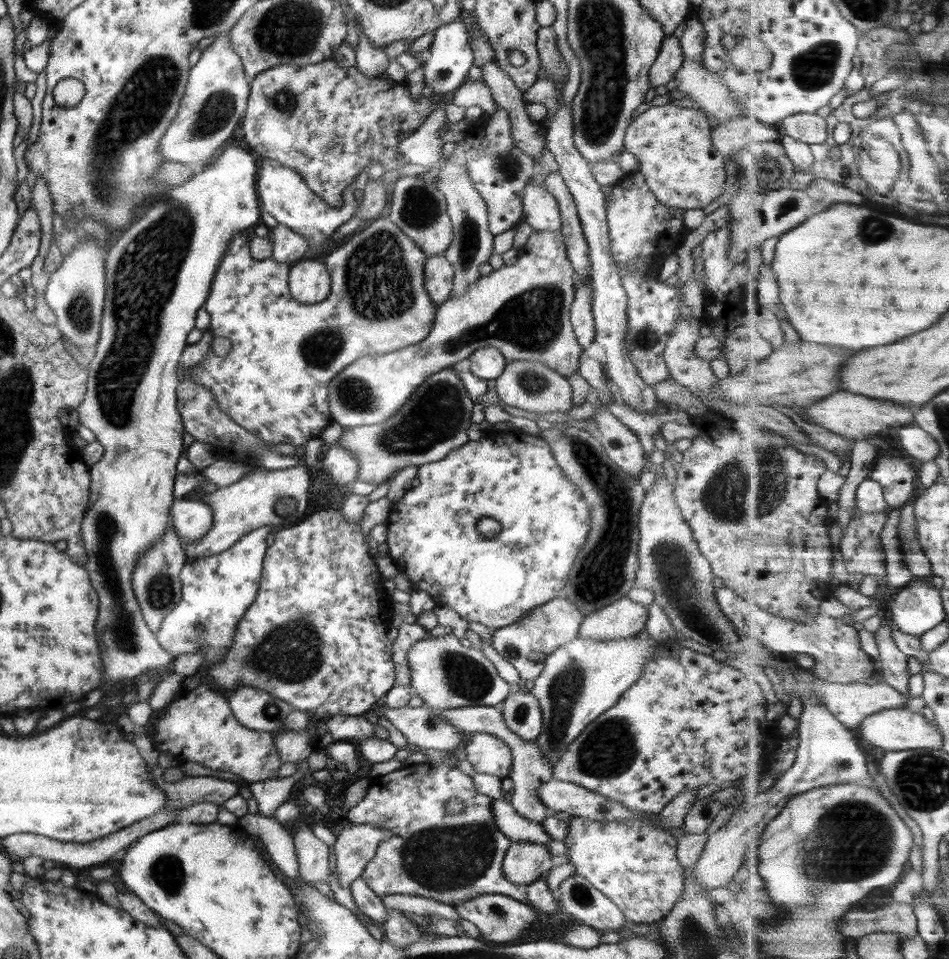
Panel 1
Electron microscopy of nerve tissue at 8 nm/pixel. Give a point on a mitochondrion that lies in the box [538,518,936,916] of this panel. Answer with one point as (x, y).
(854, 842)

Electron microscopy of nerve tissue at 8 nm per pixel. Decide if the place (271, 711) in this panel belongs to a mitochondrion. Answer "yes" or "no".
yes

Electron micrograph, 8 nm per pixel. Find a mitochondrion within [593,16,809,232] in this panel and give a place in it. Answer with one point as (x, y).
(769, 171)

